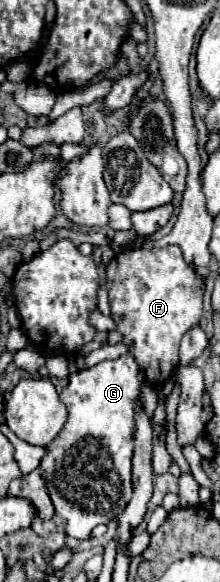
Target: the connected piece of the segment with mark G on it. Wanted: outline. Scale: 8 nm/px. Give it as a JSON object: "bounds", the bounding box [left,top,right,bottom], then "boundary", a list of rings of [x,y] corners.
{"bounds":[40,354,140,540],"boundary":[[[124,354],[116,360],[100,362],[92,368],[72,372],[68,384],[60,392],[60,400],[68,410],[68,422],[46,448],[40,462],[40,470],[46,480],[48,496],[56,508],[56,514],[64,522],[66,534],[78,540],[86,540],[98,524],[108,524],[120,516],[120,510],[132,498],[132,456],[134,450],[134,406],[140,390],[140,368],[132,354]]]}

